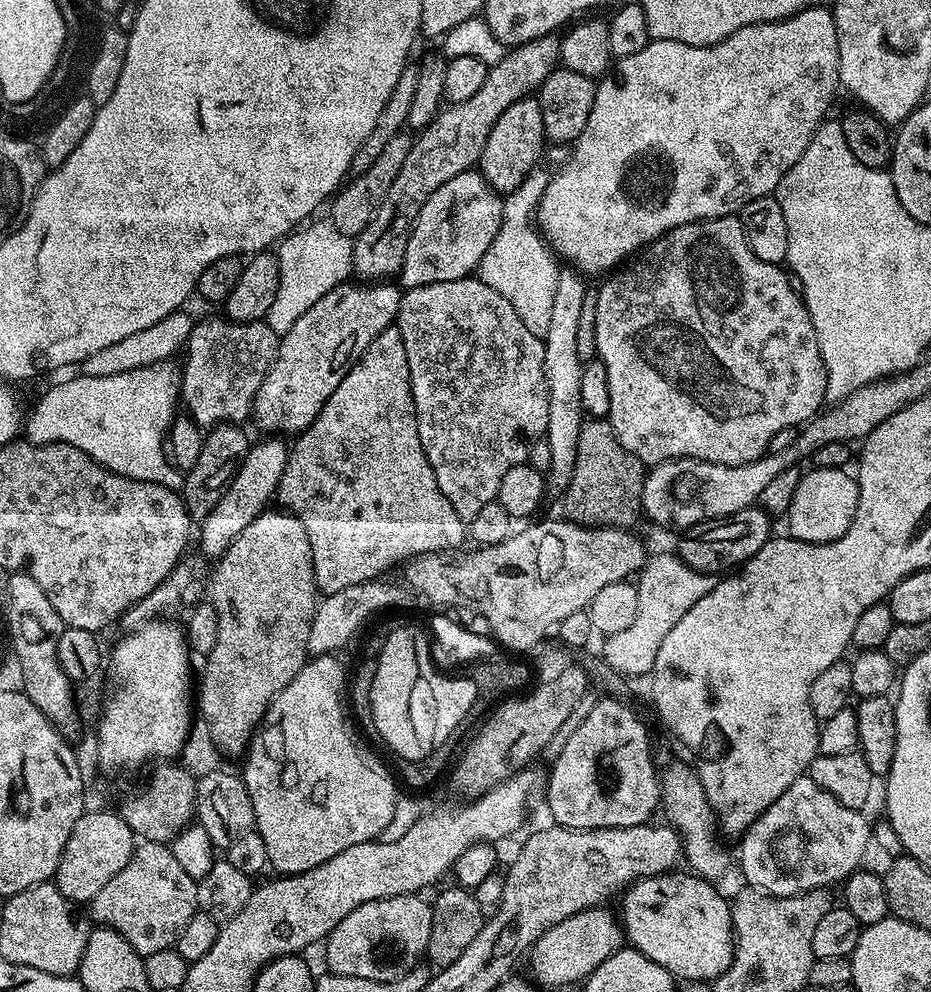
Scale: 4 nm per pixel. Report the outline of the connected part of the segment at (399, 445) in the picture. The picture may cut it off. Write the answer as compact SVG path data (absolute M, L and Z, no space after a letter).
M395 326L382 330L370 346L360 355L360 360L338 382L338 390L326 398L326 406L318 414L318 418L309 428L304 429L291 441L288 449L288 461L286 470L282 470L282 480L276 487L275 499L281 500L283 507L292 515L297 516L306 526L306 538L310 538L310 550L312 551L312 569L316 579L316 587L321 593L331 594L338 590L346 590L346 586L358 586L365 584L367 580L375 580L383 577L387 568L403 565L414 556L425 556L427 552L447 552L461 547L466 540L466 522L454 514L454 506L446 500L446 494L438 490L438 478L434 478L434 470L426 458L426 450L422 450L422 438L418 438L418 426L416 425L416 407L412 397L410 386L410 362L406 362L406 346L402 342L402 334Z

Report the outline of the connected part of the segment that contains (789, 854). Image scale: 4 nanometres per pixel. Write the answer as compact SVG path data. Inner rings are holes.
M807 774L799 776L794 782L790 782L790 786L786 786L786 790L782 794L782 798L778 798L771 806L765 810L753 824L748 827L747 832L739 837L740 843L740 860L738 856L738 868L740 864L740 872L745 876L747 883L753 888L759 888L761 892L768 893L769 896L797 896L803 892L813 892L815 888L825 890L831 889L831 884L839 885L848 879L853 872L861 867L860 864L864 860L864 855L868 852L868 843L872 840L872 828L868 825L868 820L864 817L863 811L855 808L847 808L842 806L842 802L838 802L830 794L826 794L826 790L822 790L822 786L818 786L818 782L814 782Z

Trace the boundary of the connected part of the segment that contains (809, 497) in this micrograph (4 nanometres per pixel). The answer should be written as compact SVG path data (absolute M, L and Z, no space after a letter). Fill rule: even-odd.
M810 467L798 482L798 490L794 490L794 502L790 502L786 513L788 520L787 535L798 542L825 544L834 542L850 530L850 522L854 522L854 514L858 510L860 497L859 483L851 471L843 468Z

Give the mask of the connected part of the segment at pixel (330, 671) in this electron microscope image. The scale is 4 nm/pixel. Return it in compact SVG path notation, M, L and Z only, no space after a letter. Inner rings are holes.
M332 654L312 656L294 674L294 682L269 702L246 749L248 761L242 775L254 806L254 828L262 842L266 842L269 865L280 874L314 870L314 866L322 866L322 862L334 858L334 854L342 854L342 850L350 850L350 846L383 837L390 818L394 818L398 799L395 782L364 761L344 725L346 704L342 693L346 688L346 668L336 659Z

